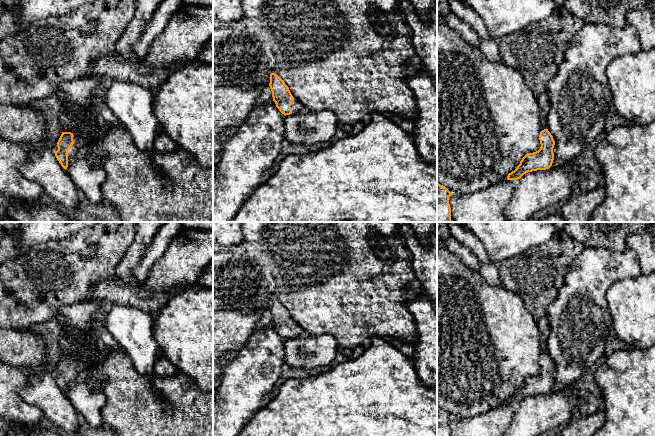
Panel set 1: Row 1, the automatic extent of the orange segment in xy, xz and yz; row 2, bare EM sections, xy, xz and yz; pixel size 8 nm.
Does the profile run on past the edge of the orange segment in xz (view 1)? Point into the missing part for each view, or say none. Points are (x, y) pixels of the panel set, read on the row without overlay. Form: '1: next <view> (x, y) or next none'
1: next xz (296, 330)

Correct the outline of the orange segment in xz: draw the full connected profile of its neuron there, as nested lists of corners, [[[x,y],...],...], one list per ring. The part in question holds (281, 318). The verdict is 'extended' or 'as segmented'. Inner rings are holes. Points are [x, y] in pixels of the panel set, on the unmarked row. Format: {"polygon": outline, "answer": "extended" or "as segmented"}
{"polygon": [[[270,298],[269,310],[276,331],[285,340],[298,337],[304,332],[303,329],[292,320],[288,310],[277,298]]], "answer": "extended"}

